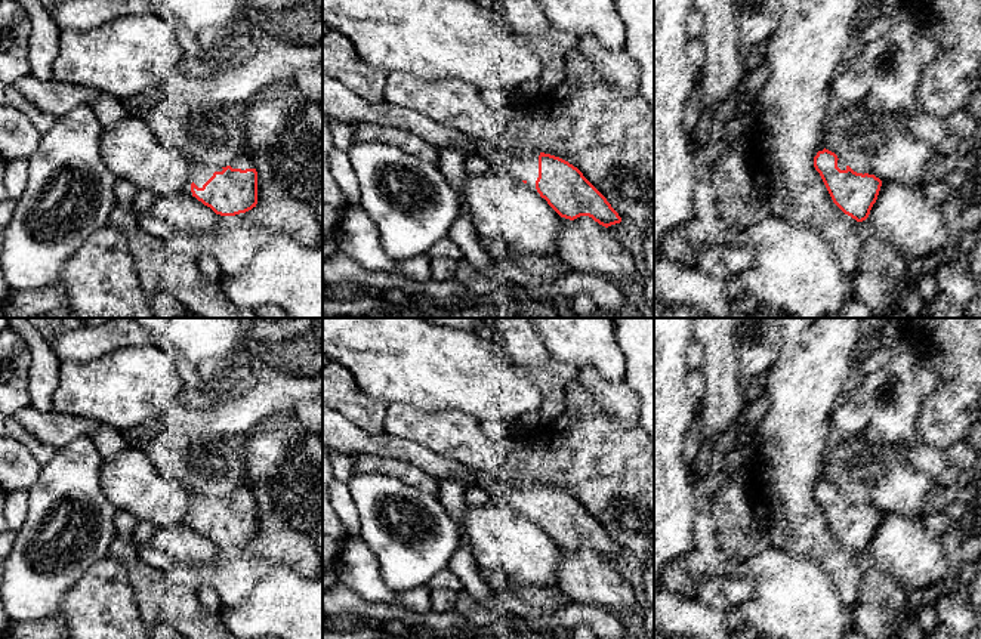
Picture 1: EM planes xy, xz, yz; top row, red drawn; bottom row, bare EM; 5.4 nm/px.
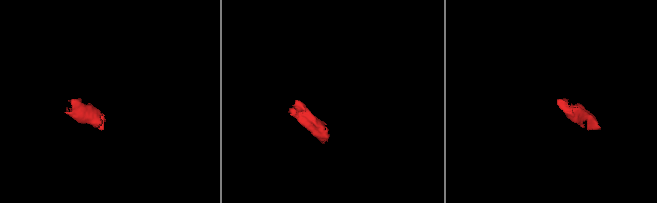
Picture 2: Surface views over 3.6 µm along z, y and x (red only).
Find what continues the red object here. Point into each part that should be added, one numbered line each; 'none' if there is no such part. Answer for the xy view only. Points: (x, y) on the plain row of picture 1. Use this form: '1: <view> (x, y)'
1: xy (199, 505)

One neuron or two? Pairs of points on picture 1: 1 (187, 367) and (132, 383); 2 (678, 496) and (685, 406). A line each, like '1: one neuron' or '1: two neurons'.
1: two neurons
2: one neuron

